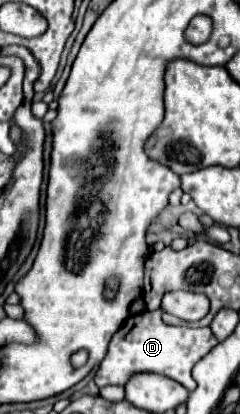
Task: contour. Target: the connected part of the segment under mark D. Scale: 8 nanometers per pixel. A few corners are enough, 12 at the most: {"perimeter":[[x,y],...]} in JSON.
{"perimeter":[[130,316],[94,382],[124,386],[154,372],[190,392],[194,364],[218,340],[210,328]]}

